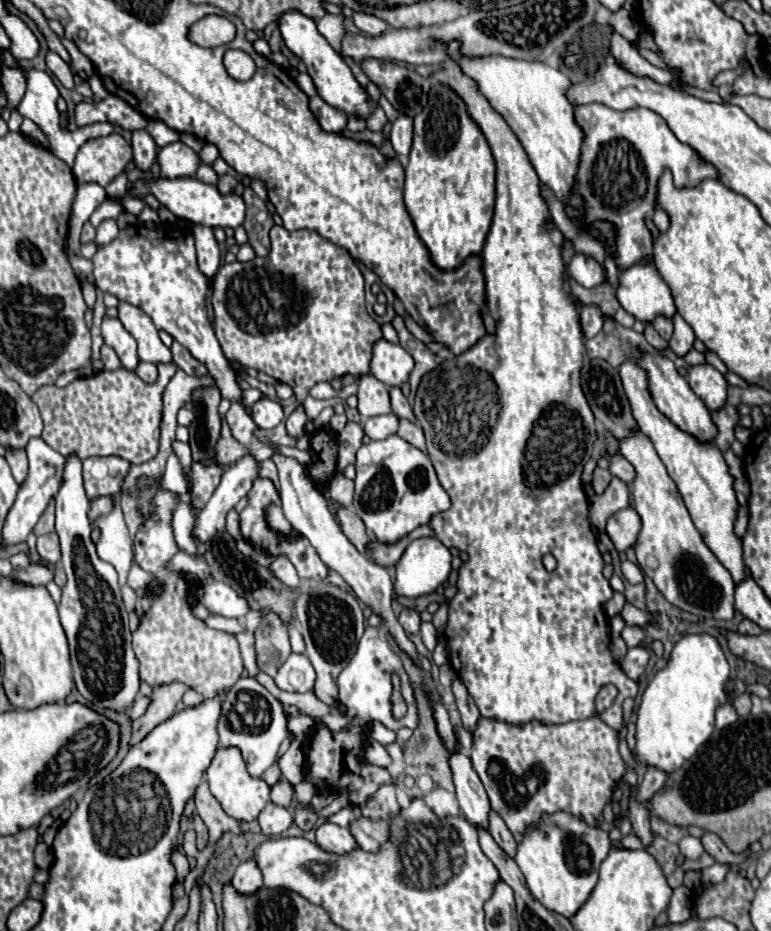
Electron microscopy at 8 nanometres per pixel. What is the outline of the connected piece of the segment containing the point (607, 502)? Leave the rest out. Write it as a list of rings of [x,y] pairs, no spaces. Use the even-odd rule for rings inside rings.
[[[613,478],[601,496],[593,496],[589,504],[589,520],[593,528],[603,534],[605,522],[619,510],[629,506],[629,488],[623,480]]]

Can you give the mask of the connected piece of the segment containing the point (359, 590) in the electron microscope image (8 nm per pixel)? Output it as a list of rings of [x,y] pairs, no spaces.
[[[273,454],[271,456],[273,462],[277,464],[279,470],[279,494],[283,500],[283,514],[285,518],[291,522],[291,526],[301,532],[317,550],[319,558],[337,574],[343,576],[343,580],[353,588],[355,596],[365,602],[373,614],[377,614],[383,624],[389,628],[389,634],[395,638],[397,646],[413,660],[413,664],[419,666],[419,654],[415,644],[409,640],[407,632],[401,628],[401,624],[397,622],[397,616],[391,610],[391,600],[393,600],[393,584],[391,578],[387,574],[385,568],[379,568],[373,560],[369,560],[367,556],[363,556],[349,540],[347,536],[341,532],[339,524],[335,522],[335,516],[331,514],[329,506],[327,506],[327,498],[323,496],[323,492],[319,492],[319,488],[313,484],[313,478],[307,474],[307,468],[301,466],[295,458],[287,458],[283,454]]]

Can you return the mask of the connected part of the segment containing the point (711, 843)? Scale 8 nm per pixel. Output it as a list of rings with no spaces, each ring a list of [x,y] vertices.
[[[705,832],[701,836],[701,844],[703,844],[705,852],[709,852],[717,862],[727,862],[727,864],[739,866],[747,858],[747,852],[743,852],[743,854],[731,854],[731,850],[723,844],[723,840],[717,834],[713,834],[713,832]]]

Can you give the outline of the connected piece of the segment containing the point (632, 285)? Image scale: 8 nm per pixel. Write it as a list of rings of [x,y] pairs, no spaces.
[[[635,264],[631,266],[629,270],[621,272],[619,276],[619,288],[617,288],[617,298],[621,302],[621,306],[633,314],[637,320],[641,322],[653,322],[659,314],[667,316],[667,318],[673,318],[675,314],[675,302],[673,302],[673,296],[671,296],[671,290],[669,286],[661,280],[661,276],[657,274],[655,266],[653,264]]]

